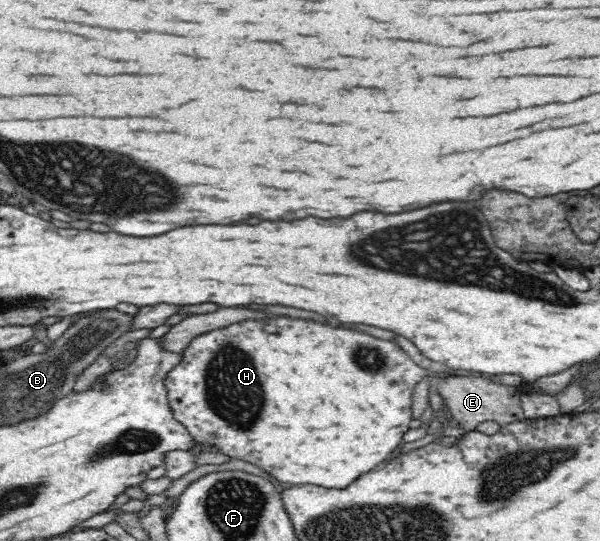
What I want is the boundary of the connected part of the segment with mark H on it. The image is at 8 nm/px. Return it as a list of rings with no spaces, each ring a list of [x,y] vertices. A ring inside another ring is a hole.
[[[277,316],[277,318],[257,318],[257,320],[243,320],[229,326],[219,327],[195,335],[182,350],[183,356],[163,377],[166,399],[169,402],[172,417],[183,425],[191,438],[199,445],[216,448],[231,458],[257,464],[271,472],[281,482],[291,484],[317,484],[325,488],[345,488],[353,482],[353,478],[369,472],[379,462],[383,462],[399,444],[403,434],[409,428],[411,415],[411,394],[417,382],[427,374],[395,342],[375,338],[359,328],[337,328],[331,324],[321,324],[317,320],[307,318],[291,318],[291,316]]]

